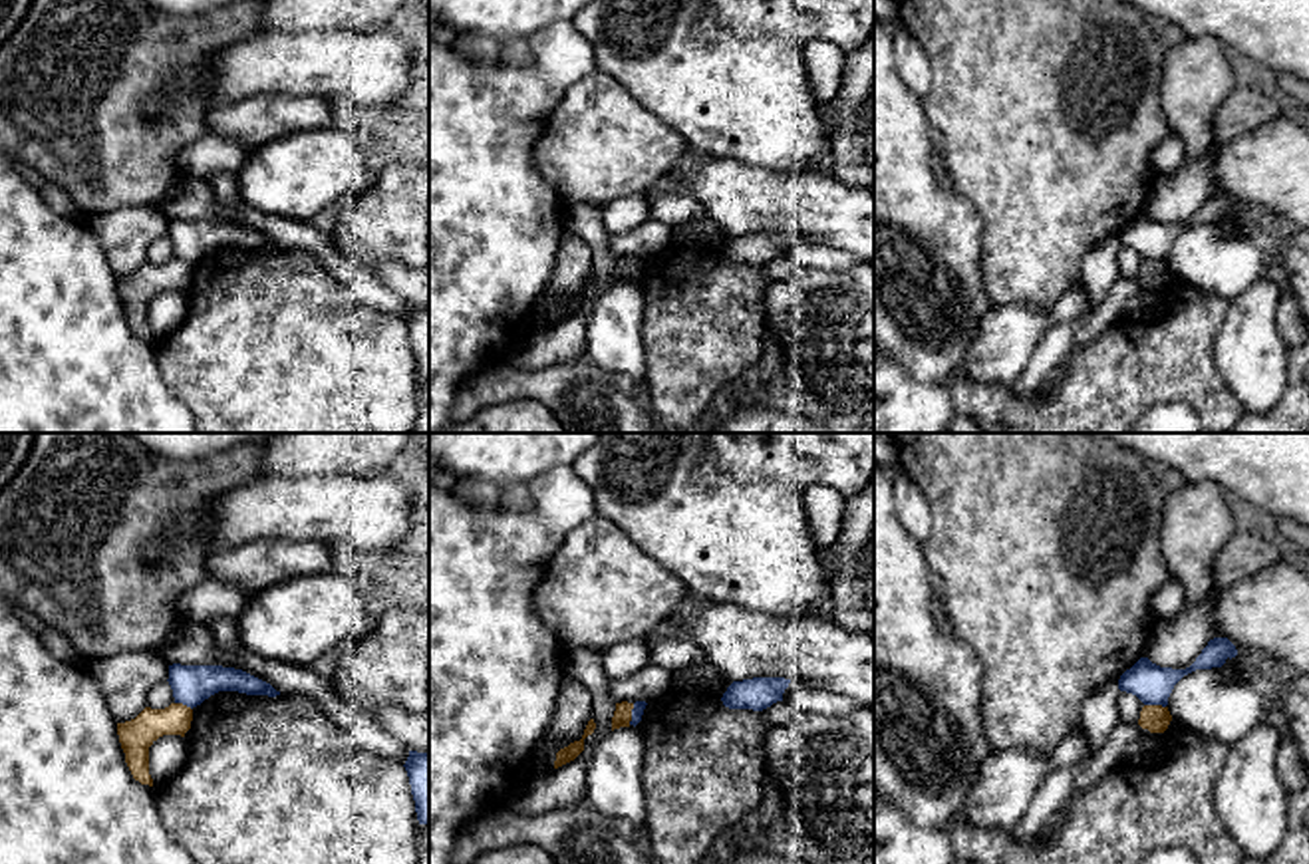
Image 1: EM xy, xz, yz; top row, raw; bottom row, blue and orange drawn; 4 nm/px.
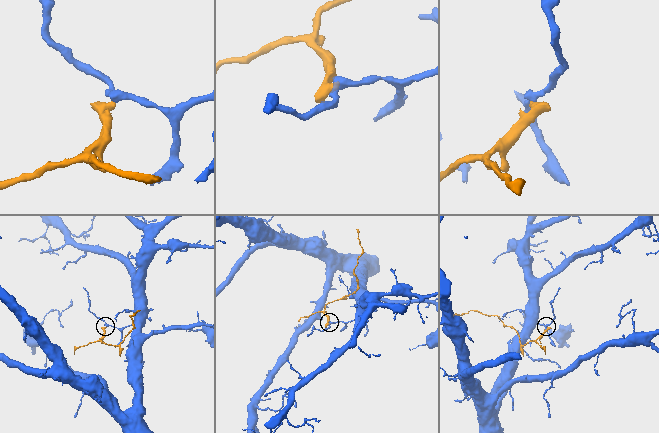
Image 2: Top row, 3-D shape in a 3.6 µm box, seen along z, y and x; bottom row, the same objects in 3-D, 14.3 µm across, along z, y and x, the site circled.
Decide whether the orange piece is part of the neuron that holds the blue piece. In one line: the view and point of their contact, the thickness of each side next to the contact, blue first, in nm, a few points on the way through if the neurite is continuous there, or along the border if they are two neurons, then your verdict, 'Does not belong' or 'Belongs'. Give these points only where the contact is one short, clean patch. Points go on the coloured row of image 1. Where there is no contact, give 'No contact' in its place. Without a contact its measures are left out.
Touches blue at xz (632, 714). Thickness 50 nm (blue) against 80 nm. Boundary: xz (634, 704), (628, 723). Does not belong

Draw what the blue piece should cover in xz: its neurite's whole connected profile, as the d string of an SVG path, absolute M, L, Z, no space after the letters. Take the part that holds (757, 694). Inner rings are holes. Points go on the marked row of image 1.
M753 677L733 681L723 693L721 701L729 709L753 709L763 711L777 701L783 701L783 693L791 679L785 677Z

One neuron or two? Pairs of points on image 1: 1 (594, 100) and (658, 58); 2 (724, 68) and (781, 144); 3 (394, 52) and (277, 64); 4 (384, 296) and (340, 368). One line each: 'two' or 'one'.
1: two
2: one
3: one
4: two

